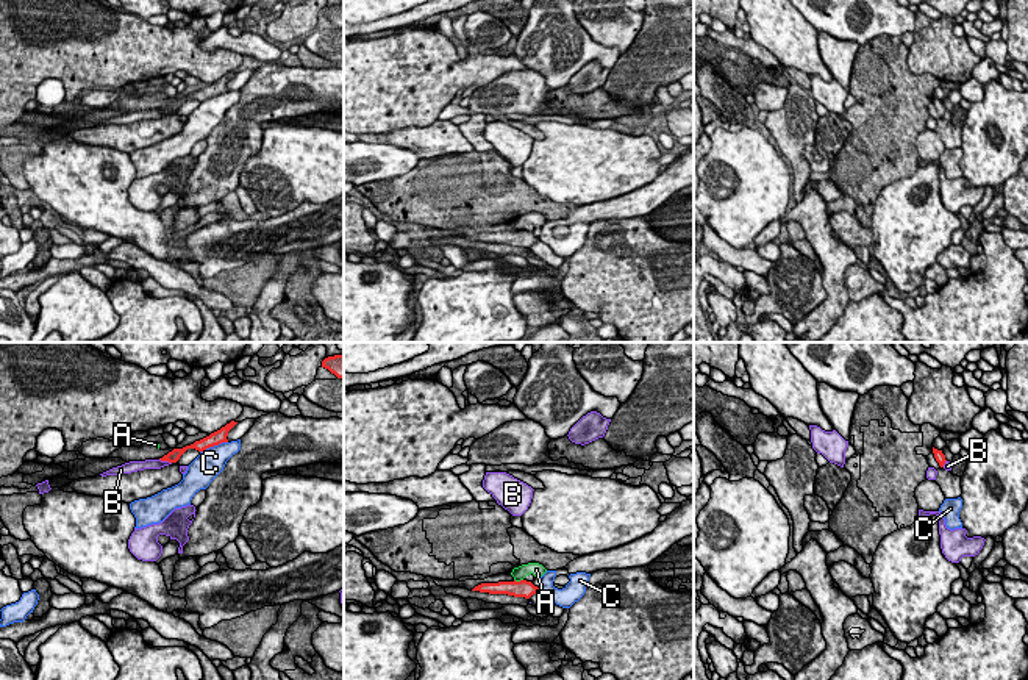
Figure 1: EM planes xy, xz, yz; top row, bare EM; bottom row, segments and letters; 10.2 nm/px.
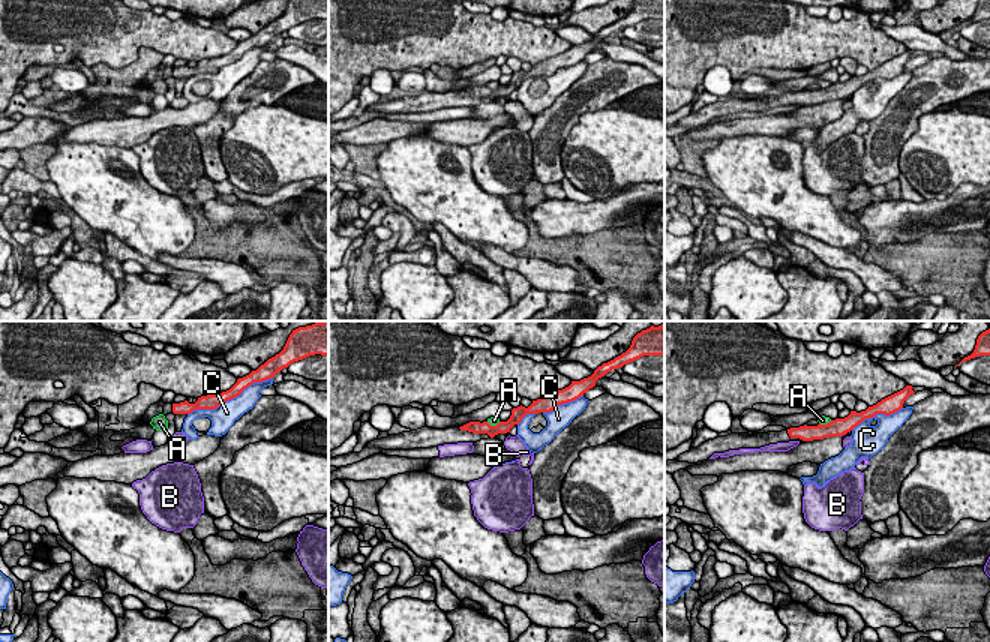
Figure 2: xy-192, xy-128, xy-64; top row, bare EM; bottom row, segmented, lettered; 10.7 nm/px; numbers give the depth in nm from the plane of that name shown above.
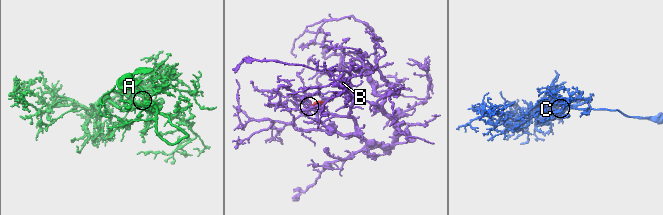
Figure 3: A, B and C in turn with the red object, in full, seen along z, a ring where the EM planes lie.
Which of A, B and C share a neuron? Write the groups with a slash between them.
A / B / C

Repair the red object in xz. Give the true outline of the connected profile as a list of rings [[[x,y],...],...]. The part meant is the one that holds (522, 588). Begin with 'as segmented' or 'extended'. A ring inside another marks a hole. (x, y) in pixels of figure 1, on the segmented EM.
extended; [[[498,574],[494,577],[487,577],[484,580],[434,580],[437,586],[442,588],[466,588],[472,591],[480,592],[489,592],[489,594],[508,594],[514,597],[525,597],[530,599],[533,594],[541,591],[537,586],[534,586],[531,582],[520,580],[516,582],[511,574]]]

